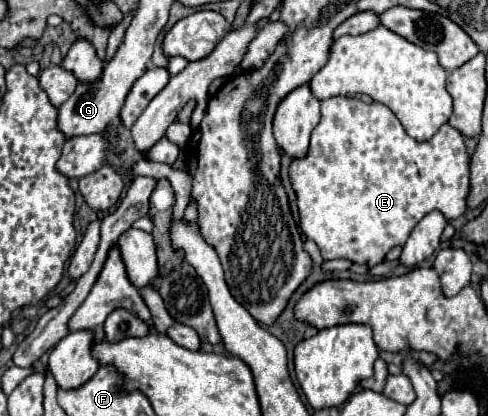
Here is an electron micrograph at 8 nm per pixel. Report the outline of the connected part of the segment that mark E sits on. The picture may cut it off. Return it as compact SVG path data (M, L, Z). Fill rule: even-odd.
M330 97L322 101L322 119L312 131L308 157L294 159L290 165L290 181L298 197L300 229L318 245L324 261L350 259L372 267L382 263L392 247L404 245L416 223L430 211L438 209L450 221L460 217L466 211L470 169L464 137L448 123L430 141L420 143L404 131L386 105L370 105L354 97Z

